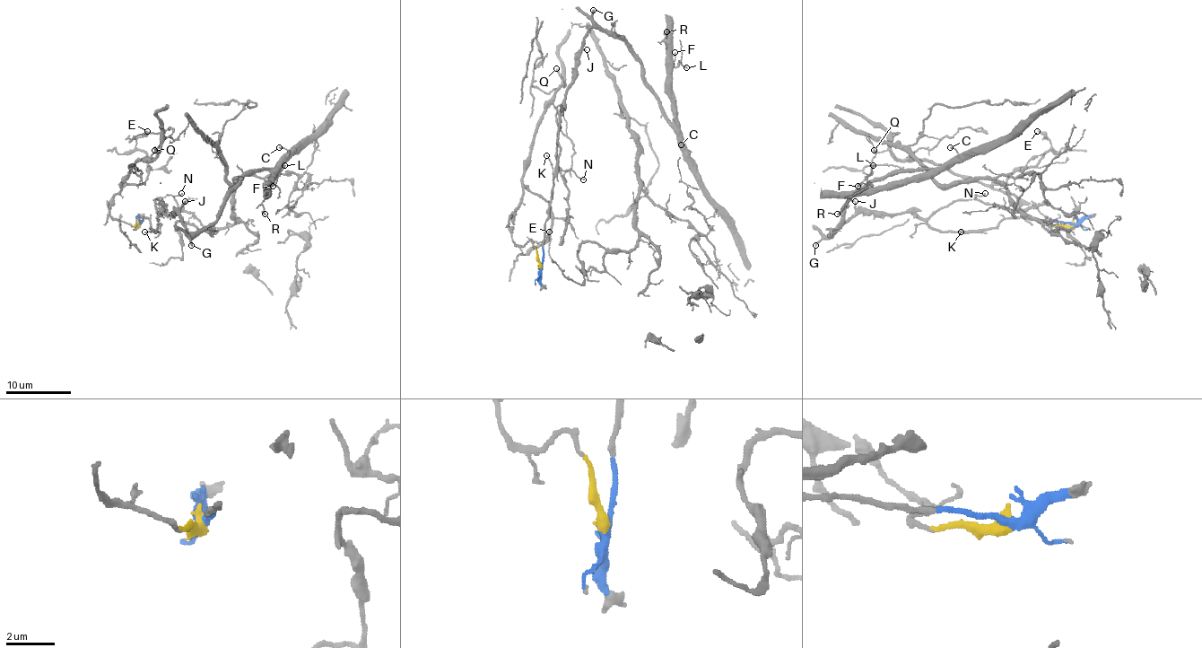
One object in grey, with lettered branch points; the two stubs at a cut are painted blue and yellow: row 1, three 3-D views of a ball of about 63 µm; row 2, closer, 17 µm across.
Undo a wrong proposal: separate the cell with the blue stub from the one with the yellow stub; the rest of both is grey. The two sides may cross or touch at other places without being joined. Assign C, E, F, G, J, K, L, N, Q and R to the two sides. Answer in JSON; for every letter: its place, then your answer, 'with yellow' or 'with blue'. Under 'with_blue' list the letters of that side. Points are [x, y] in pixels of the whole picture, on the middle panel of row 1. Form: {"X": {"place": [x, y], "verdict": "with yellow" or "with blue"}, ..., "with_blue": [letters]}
{"C": {"place": [681, 144], "verdict": "with blue"}, "E": {"place": [549, 232], "verdict": "with yellow"}, "F": {"place": [675, 52], "verdict": "with blue"}, "G": {"place": [593, 10], "verdict": "with blue"}, "J": {"place": [587, 49], "verdict": "with blue"}, "K": {"place": [546, 155], "verdict": "with blue"}, "L": {"place": [686, 67], "verdict": "with blue"}, "N": {"place": [583, 179], "verdict": "with blue"}, "Q": {"place": [556, 68], "verdict": "with yellow"}, "R": {"place": [666, 31], "verdict": "with blue"}, "with_blue": ["C", "F", "G", "J", "K", "L", "N", "R"]}

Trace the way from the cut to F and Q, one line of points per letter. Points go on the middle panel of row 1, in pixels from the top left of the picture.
F: (539, 267), (559, 153), (559, 112), (583, 35), (602, 27), (622, 39), (670, 122), (675, 52)
Q: (539, 267), (537, 250), (531, 242), (518, 245), (511, 237), (511, 225), (539, 118), (562, 83), (555, 68)

